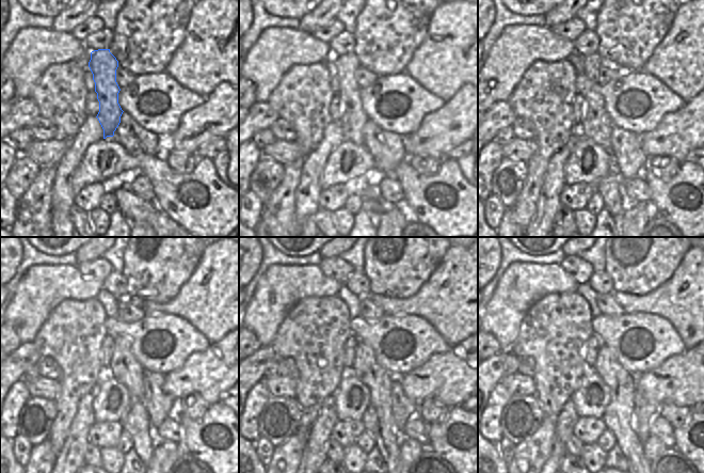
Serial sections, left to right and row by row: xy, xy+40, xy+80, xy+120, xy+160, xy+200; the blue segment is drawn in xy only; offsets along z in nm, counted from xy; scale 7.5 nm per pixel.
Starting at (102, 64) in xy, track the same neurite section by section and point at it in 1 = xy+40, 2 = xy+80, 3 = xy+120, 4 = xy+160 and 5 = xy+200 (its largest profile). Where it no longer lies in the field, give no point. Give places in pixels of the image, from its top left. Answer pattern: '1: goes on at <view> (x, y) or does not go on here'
1: goes on at xy+40 (352, 123)
2: goes on at xy+80 (596, 124)
3: goes on at xy+120 (125, 368)
4: goes on at xy+160 (378, 420)
5: goes on at xy+200 (618, 418)

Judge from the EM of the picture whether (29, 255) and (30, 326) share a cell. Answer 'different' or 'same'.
different

